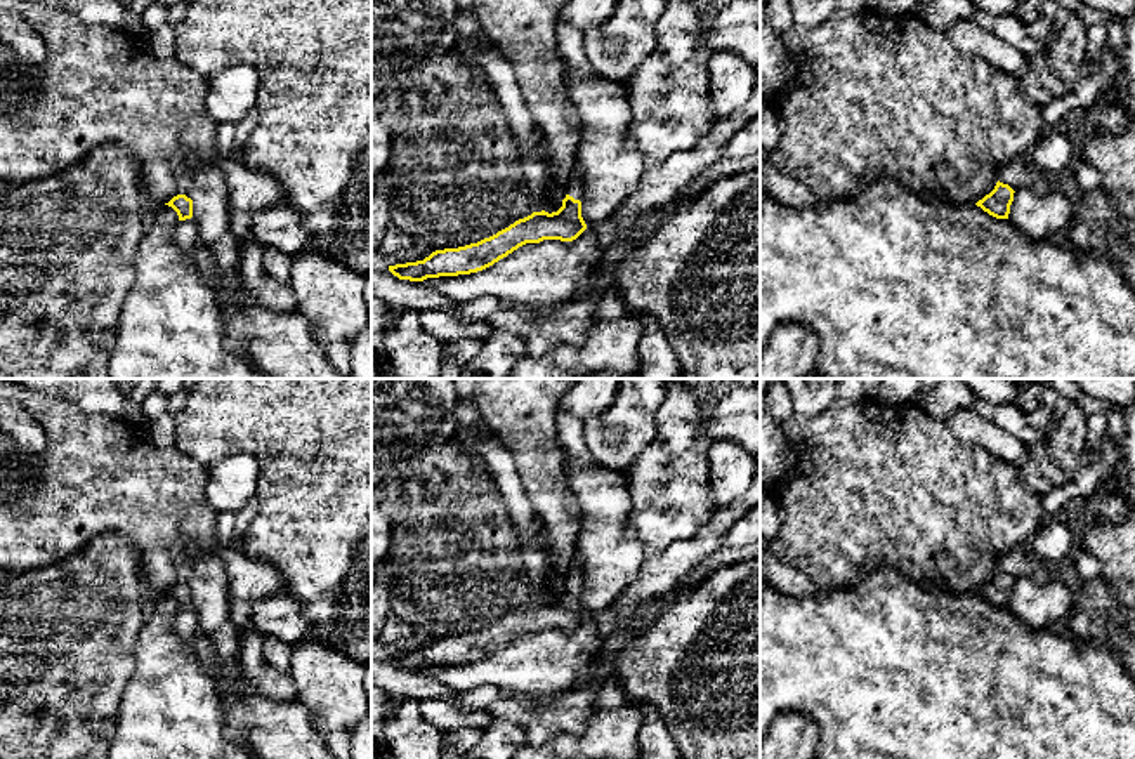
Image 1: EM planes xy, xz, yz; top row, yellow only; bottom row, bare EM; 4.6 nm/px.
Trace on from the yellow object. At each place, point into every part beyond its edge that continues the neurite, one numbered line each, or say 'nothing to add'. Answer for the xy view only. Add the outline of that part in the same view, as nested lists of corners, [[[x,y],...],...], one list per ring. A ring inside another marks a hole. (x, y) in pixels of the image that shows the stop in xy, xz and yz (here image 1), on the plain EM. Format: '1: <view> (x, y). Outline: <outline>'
1: xy (186, 626). Outline: [[[193,606],[186,610],[179,610],[175,615],[174,629],[186,644],[193,646],[194,636],[200,629],[196,610]]]

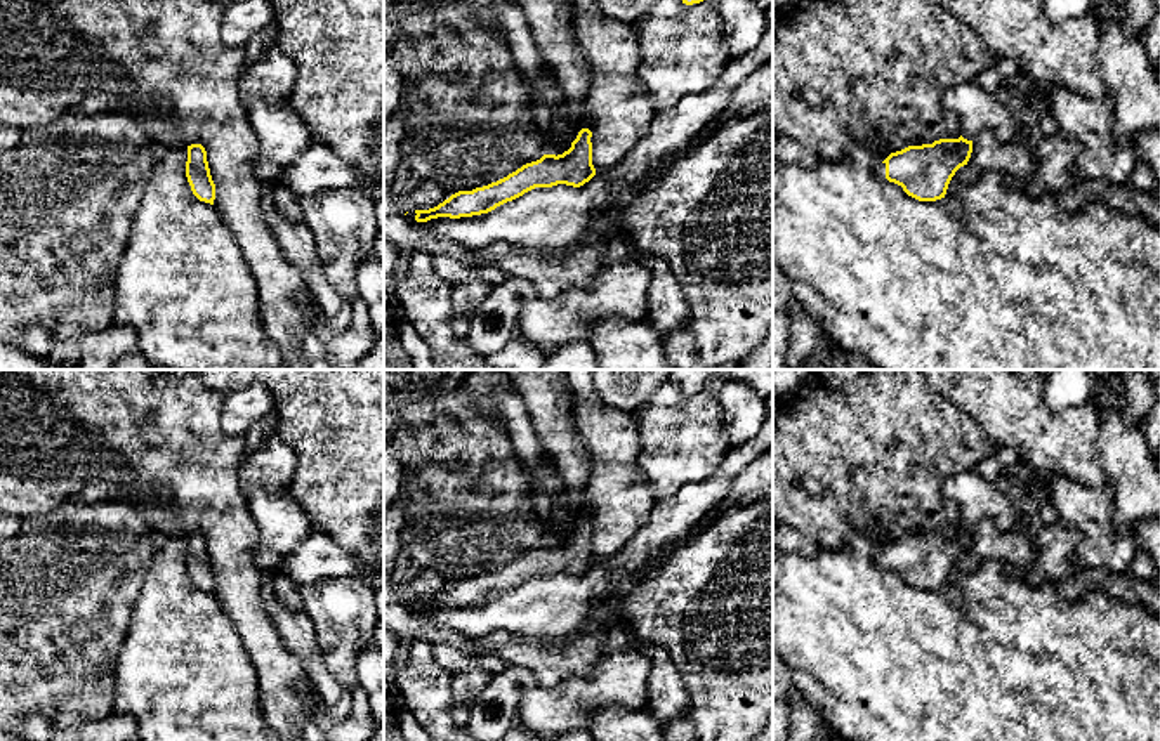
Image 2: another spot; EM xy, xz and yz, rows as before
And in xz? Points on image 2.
nothing to add

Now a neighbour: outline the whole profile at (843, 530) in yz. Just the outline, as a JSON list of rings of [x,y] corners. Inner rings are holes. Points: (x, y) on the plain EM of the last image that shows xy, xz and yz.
[[[809,370],[797,390],[780,401],[773,422],[773,517],[787,526],[801,529],[818,541],[821,548],[839,550],[861,528],[879,531],[886,540],[901,540],[908,534],[933,533],[939,528],[959,528],[957,503],[943,495],[946,481],[957,472],[972,472],[978,463],[993,456],[997,446],[988,441],[967,413],[959,410],[941,394],[929,389],[922,370]]]

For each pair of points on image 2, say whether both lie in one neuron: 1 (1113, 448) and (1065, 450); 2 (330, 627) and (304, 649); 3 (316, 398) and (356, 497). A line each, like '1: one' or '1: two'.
1: two
2: two
3: one

